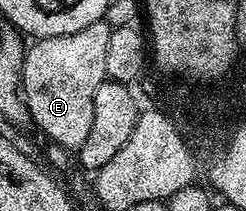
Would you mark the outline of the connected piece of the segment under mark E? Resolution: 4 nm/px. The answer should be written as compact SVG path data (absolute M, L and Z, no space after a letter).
M103 19L74 34L45 36L24 53L22 91L31 123L37 124L53 144L79 150L94 123L94 94L106 79L106 46L112 27Z

